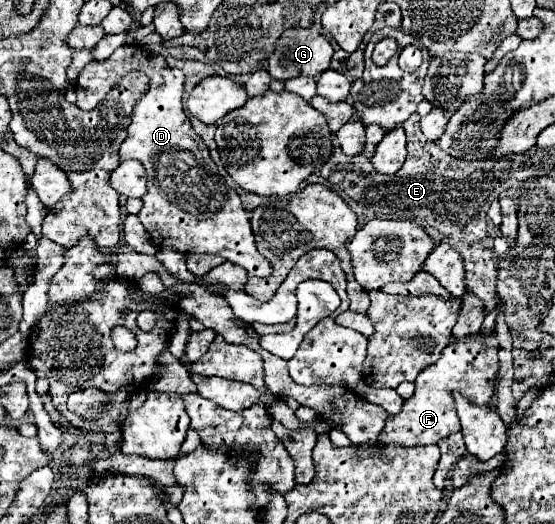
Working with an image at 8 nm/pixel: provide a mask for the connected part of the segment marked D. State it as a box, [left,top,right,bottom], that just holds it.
[75,46,273,276]

